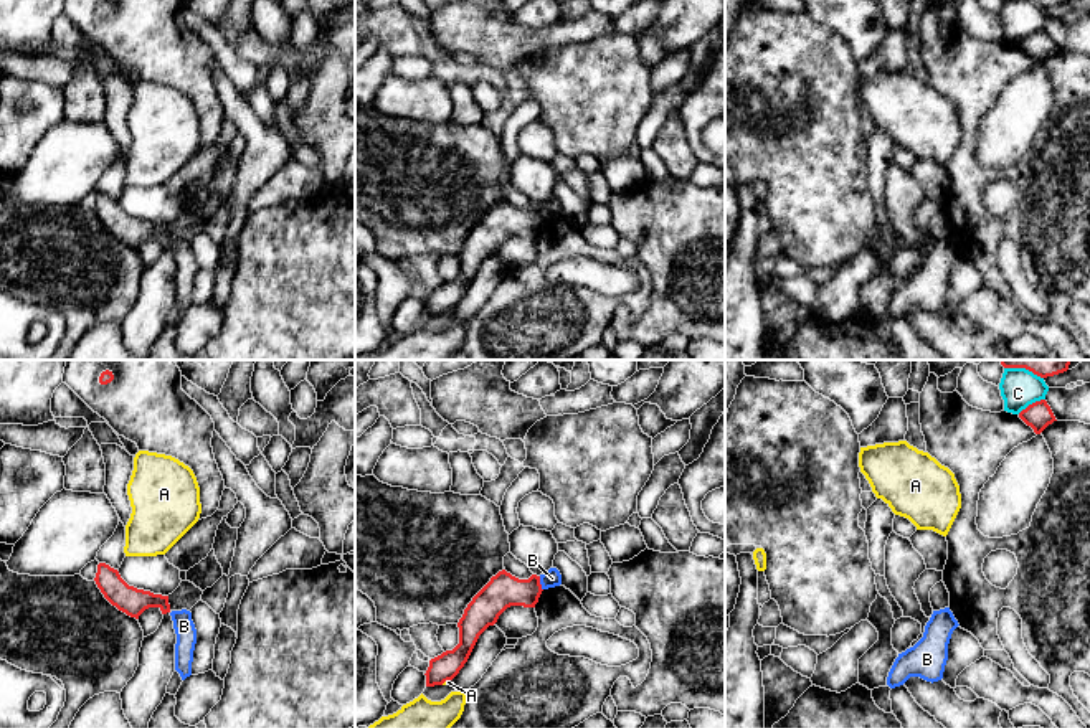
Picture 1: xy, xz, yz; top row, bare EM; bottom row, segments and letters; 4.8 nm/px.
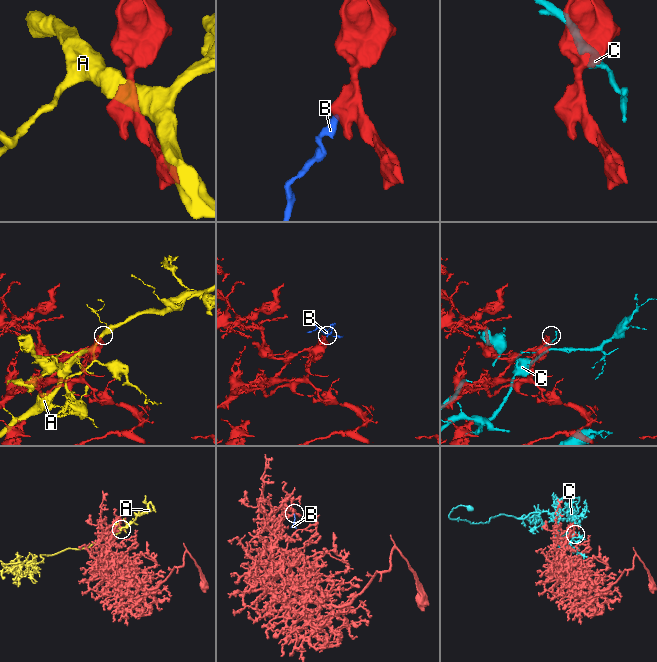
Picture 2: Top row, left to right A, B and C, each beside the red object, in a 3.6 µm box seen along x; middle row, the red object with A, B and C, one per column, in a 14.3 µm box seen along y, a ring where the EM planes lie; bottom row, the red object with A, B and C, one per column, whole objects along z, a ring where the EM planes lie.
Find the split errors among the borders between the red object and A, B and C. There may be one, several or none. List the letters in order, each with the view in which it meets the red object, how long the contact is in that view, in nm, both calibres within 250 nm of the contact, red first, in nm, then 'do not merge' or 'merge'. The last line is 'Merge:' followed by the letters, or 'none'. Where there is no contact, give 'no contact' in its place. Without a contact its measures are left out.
A: meets red in xz; contact 50 nm long; 130 nm thick on the red side, 20 nm on the other; do not merge
B: meets red in xz; contact 70 nm long; 160 nm thick on the red side, 90 nm on the other; do not merge
C: meets red in yz; contact 150 nm long; 130 nm thick on the red side, 190 nm on the other; do not merge
Merge: none

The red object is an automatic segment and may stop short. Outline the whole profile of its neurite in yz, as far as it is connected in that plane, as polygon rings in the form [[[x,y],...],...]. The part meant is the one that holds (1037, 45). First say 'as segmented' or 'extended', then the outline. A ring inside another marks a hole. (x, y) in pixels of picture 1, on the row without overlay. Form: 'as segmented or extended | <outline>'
as segmented | [[[1045,30],[1029,35],[1019,43],[1019,48],[1031,56],[1036,64],[1040,64],[1049,54],[1057,51]]]

